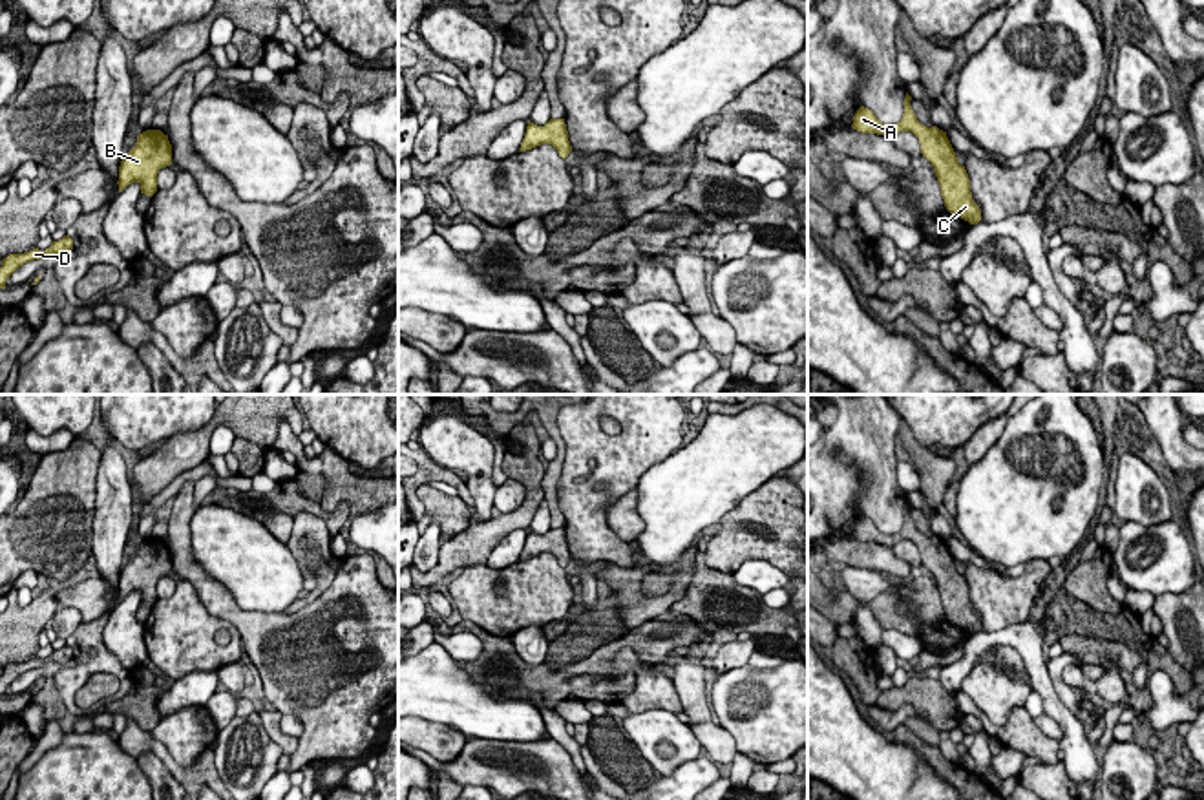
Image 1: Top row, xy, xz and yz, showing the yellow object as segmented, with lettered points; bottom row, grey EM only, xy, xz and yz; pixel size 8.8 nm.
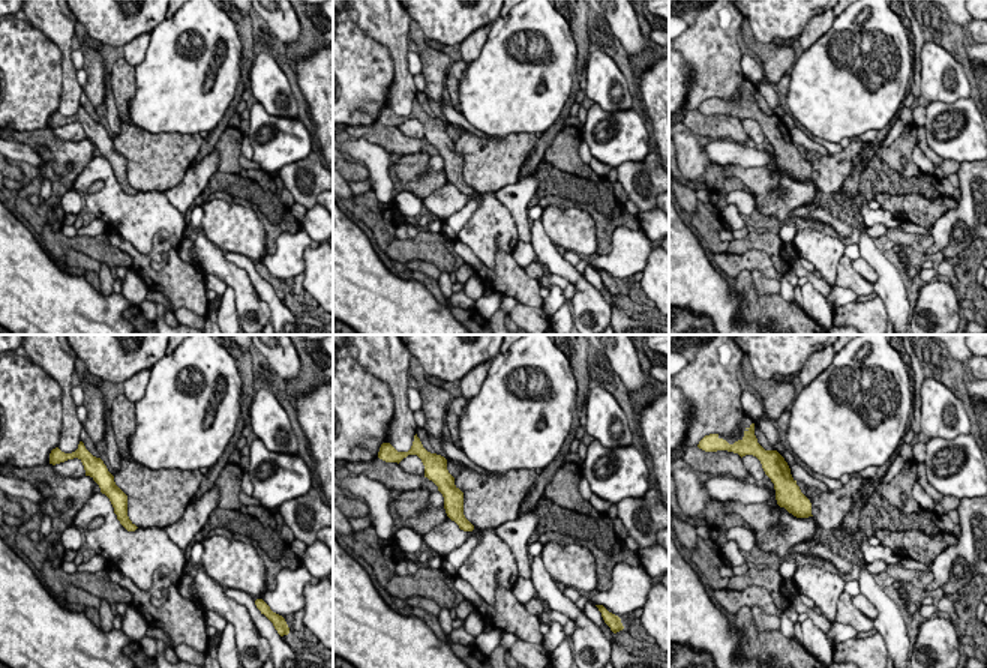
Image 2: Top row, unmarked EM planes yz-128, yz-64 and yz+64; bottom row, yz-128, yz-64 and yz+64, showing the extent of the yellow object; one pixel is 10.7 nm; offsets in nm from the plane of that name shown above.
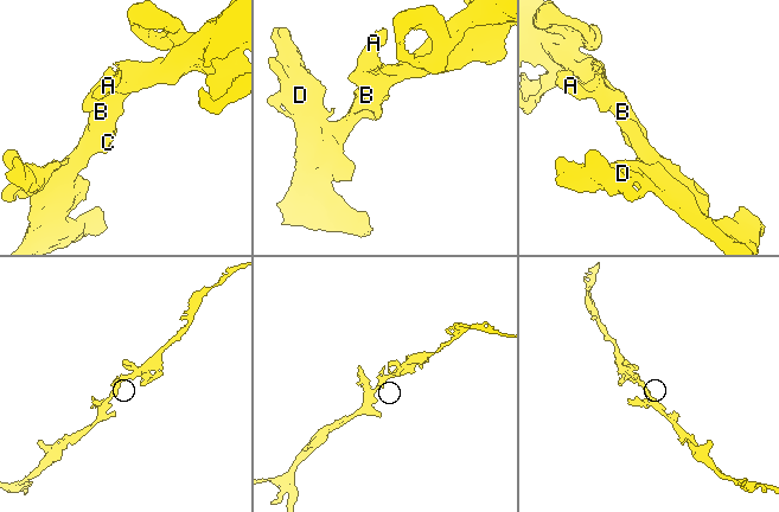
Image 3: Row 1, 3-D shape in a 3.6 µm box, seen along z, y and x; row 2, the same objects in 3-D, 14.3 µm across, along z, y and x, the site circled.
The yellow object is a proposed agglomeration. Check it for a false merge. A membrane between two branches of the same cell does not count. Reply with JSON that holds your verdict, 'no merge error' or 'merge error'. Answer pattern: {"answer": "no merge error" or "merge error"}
{"answer": "no merge error"}

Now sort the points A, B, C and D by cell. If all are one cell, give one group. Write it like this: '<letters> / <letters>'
A B C D

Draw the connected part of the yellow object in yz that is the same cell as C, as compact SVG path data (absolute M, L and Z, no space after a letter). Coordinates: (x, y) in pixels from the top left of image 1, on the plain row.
M906 502L904 522L897 533L882 533L871 519L861 515L853 526L851 537L884 546L893 546L899 541L912 541L919 548L923 566L934 575L946 619L970 634L977 634L981 630L981 619L972 608L968 583L957 570L946 541L937 535L926 537L921 533L910 510L912 506Z

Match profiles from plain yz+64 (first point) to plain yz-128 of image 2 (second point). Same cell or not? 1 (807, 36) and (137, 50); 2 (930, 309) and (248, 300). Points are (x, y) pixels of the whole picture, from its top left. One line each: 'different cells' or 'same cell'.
1: same cell
2: same cell

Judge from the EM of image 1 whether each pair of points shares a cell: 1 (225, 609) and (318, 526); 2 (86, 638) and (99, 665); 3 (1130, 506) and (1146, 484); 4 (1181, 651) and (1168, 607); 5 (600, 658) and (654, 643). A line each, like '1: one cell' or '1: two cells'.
1: two cells
2: one cell
3: one cell
4: one cell
5: one cell

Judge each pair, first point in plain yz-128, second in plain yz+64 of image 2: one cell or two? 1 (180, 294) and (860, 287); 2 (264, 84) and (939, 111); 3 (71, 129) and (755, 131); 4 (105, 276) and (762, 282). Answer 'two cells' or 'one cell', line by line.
1: one cell
2: two cells
3: one cell
4: two cells

